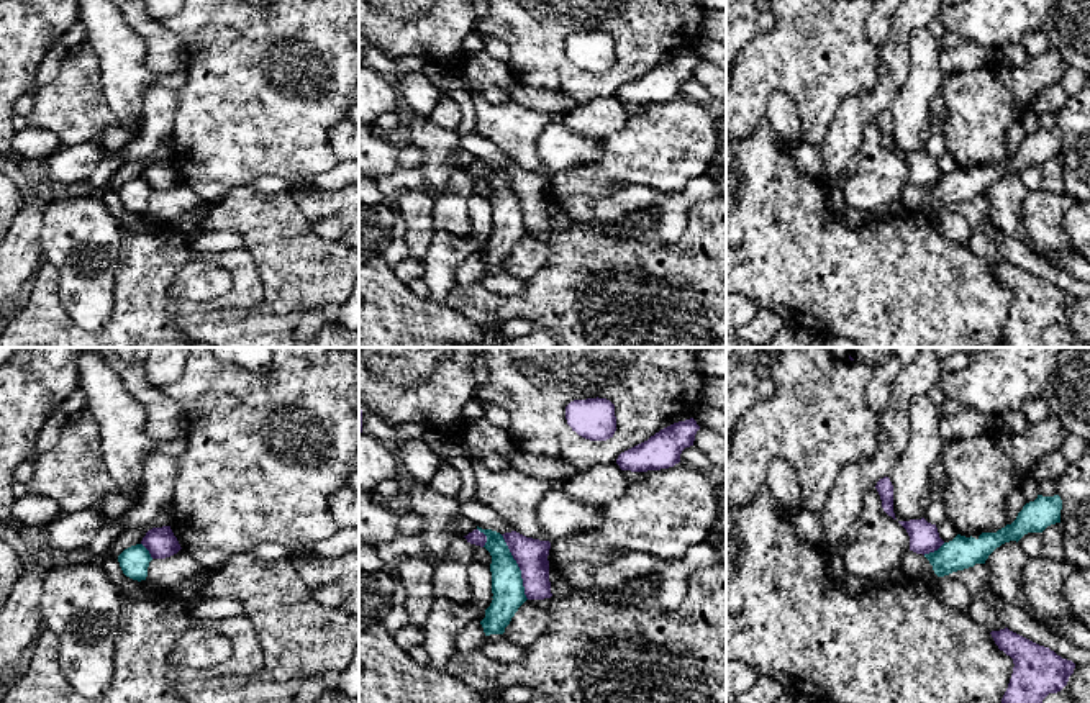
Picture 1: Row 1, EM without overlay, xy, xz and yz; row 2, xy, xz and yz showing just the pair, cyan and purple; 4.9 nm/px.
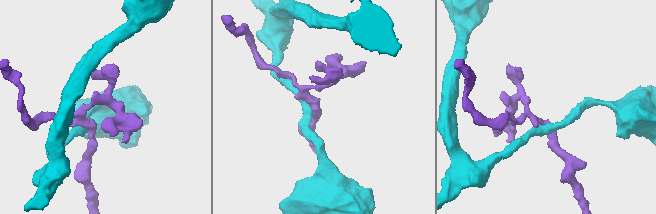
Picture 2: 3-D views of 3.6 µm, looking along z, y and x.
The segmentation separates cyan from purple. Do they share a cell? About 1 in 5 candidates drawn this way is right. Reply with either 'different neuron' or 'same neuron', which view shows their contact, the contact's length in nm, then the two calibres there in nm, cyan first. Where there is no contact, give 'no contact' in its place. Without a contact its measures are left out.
different neuron; meets cyan in xz; contact 340 nm long; 160 nm thick on the cyan side, 160 nm on the other

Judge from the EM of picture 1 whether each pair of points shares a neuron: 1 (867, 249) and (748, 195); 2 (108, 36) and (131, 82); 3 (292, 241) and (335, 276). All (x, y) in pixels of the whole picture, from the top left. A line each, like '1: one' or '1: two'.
1: one
2: one
3: one

